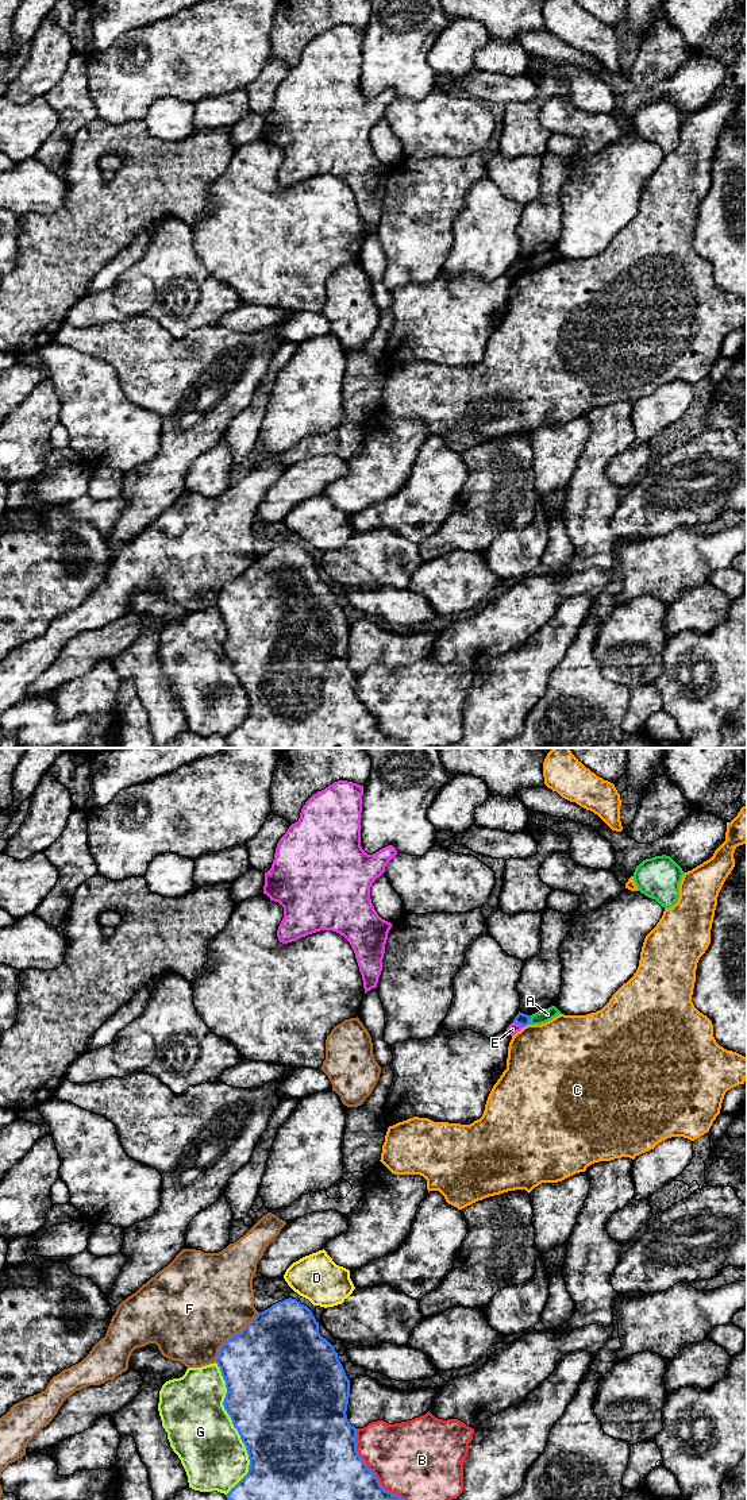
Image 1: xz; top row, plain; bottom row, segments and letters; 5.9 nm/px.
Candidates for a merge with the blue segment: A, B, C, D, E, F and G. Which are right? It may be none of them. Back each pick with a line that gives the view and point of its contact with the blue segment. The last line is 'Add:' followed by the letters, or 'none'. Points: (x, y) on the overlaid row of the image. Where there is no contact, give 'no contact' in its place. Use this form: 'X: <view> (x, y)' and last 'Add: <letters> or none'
Add: none

